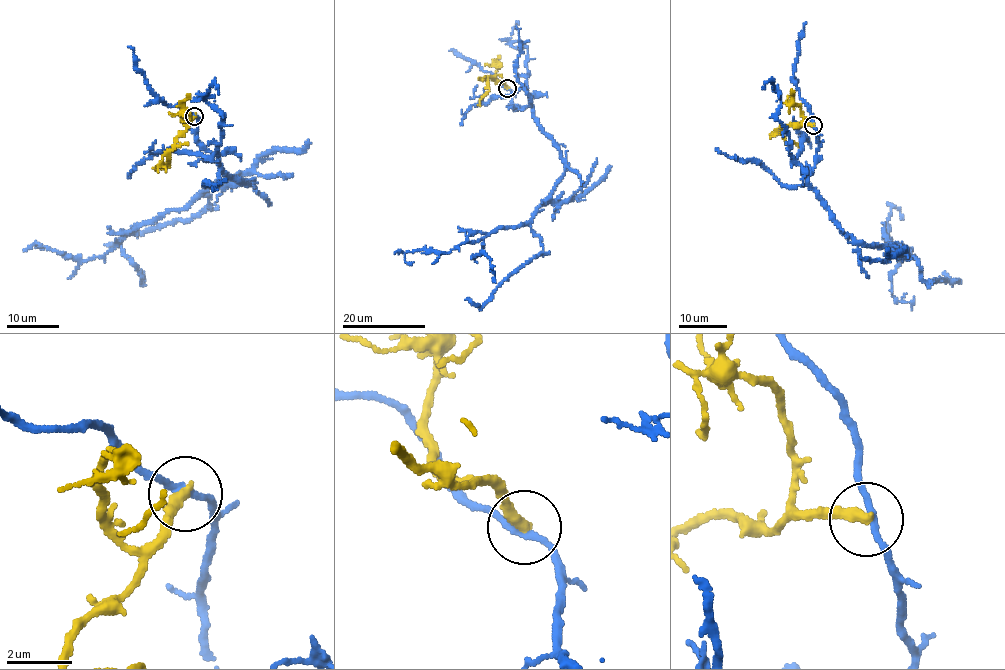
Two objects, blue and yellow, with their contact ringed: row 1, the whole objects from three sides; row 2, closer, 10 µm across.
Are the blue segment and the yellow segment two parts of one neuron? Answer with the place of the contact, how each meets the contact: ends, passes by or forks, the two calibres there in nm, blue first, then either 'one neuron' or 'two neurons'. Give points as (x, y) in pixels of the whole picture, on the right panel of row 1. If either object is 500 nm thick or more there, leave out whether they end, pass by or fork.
place (813, 125); blue passes by; yellow ends; calibres 200 and 360 nm; two neurons

